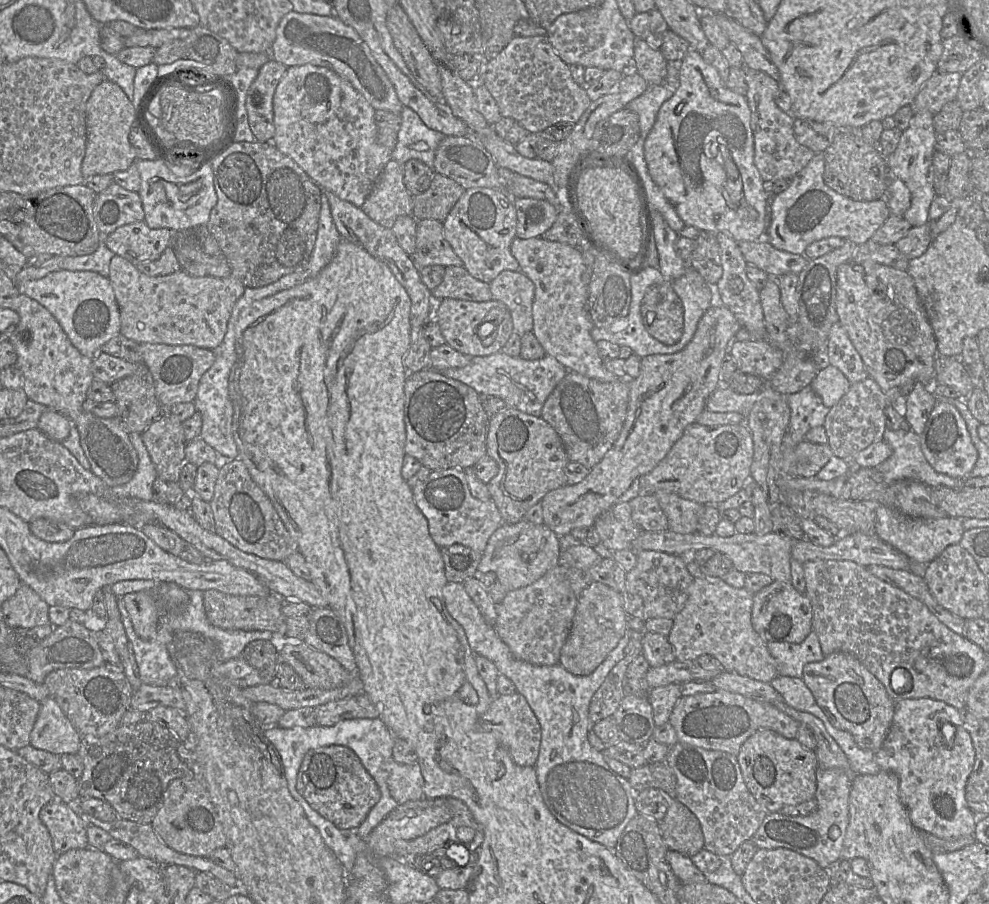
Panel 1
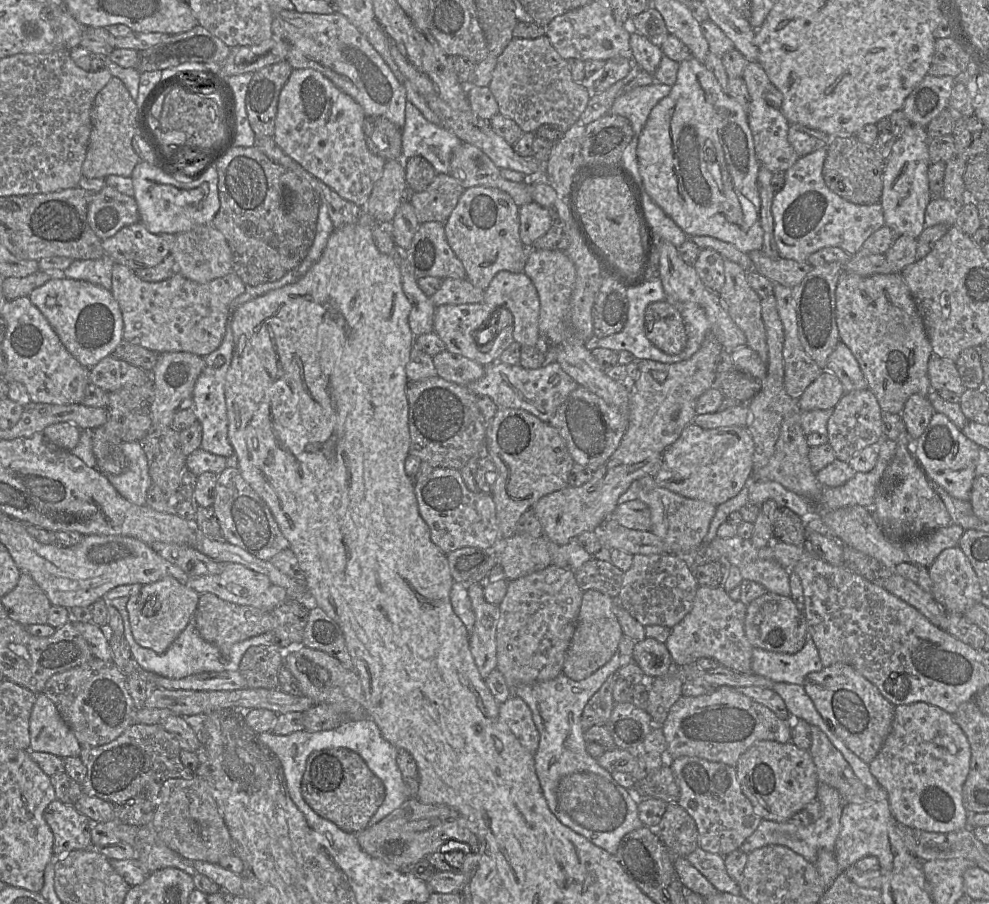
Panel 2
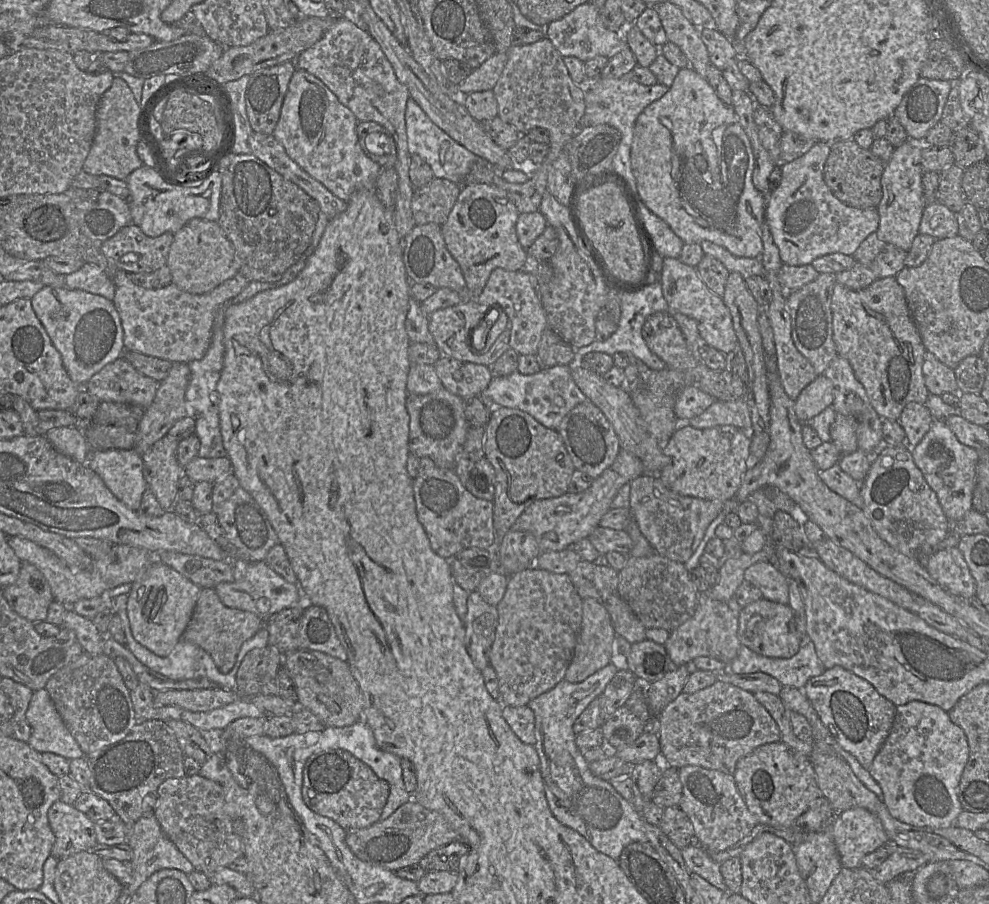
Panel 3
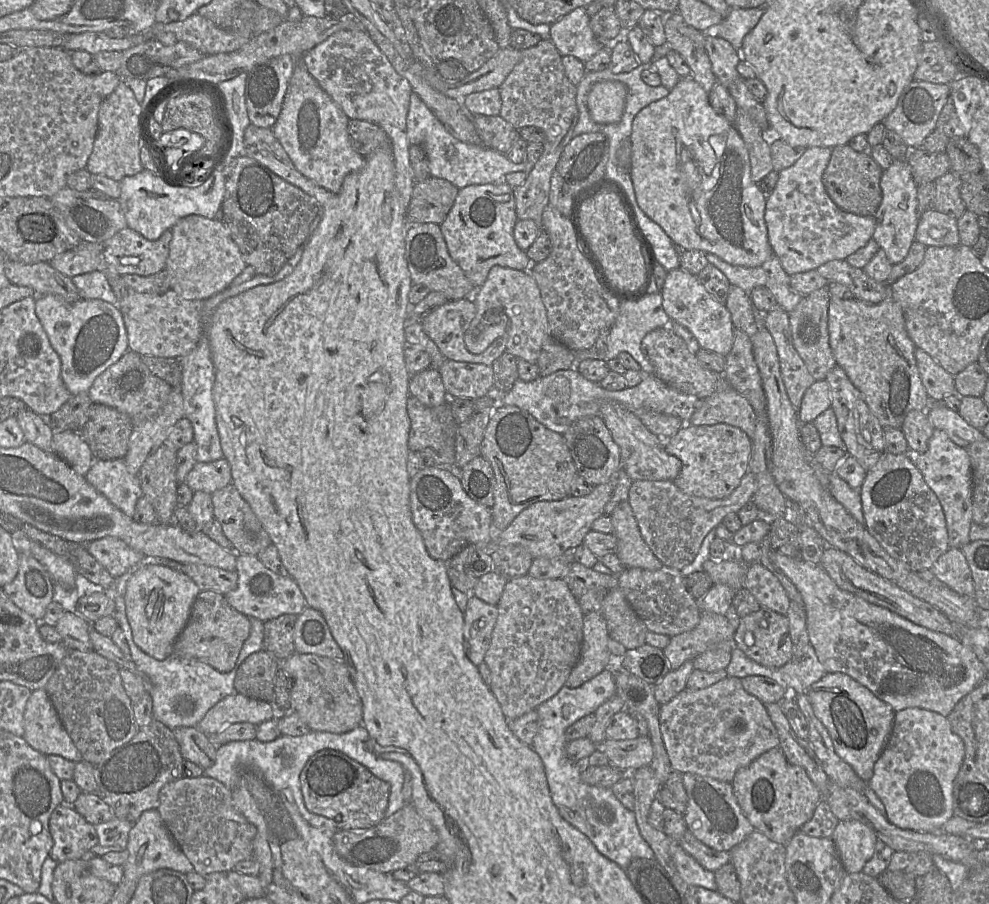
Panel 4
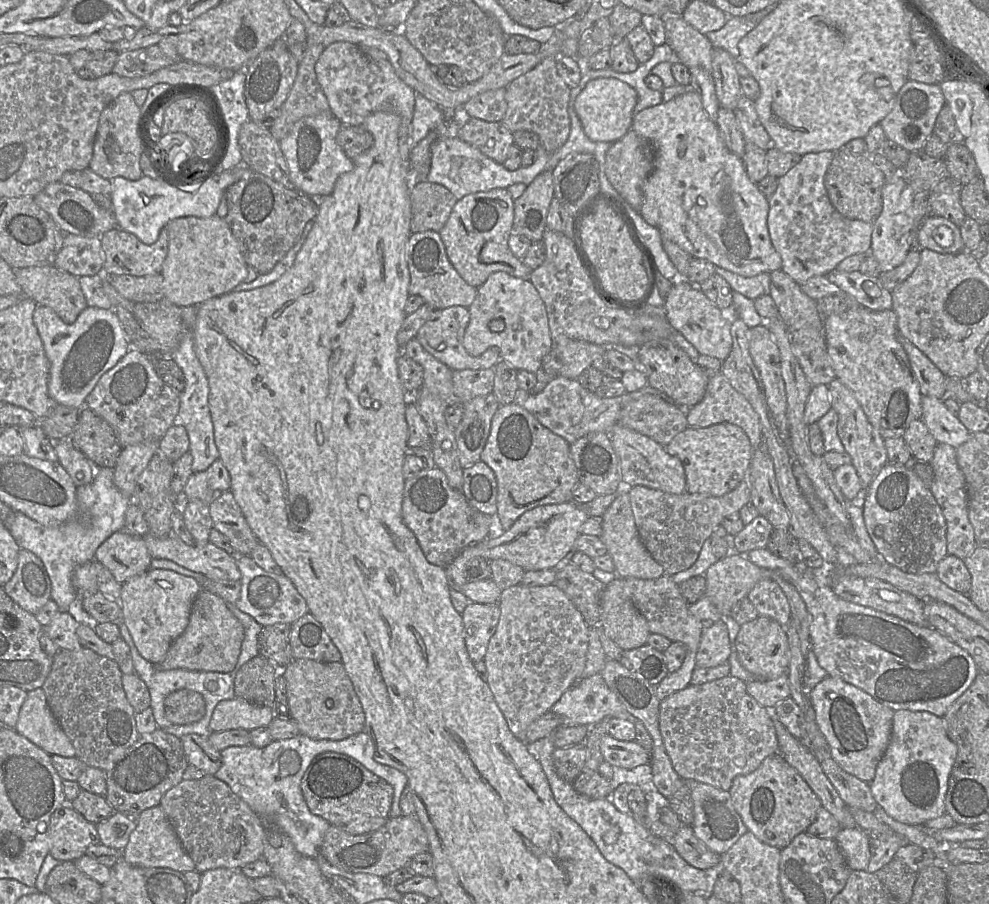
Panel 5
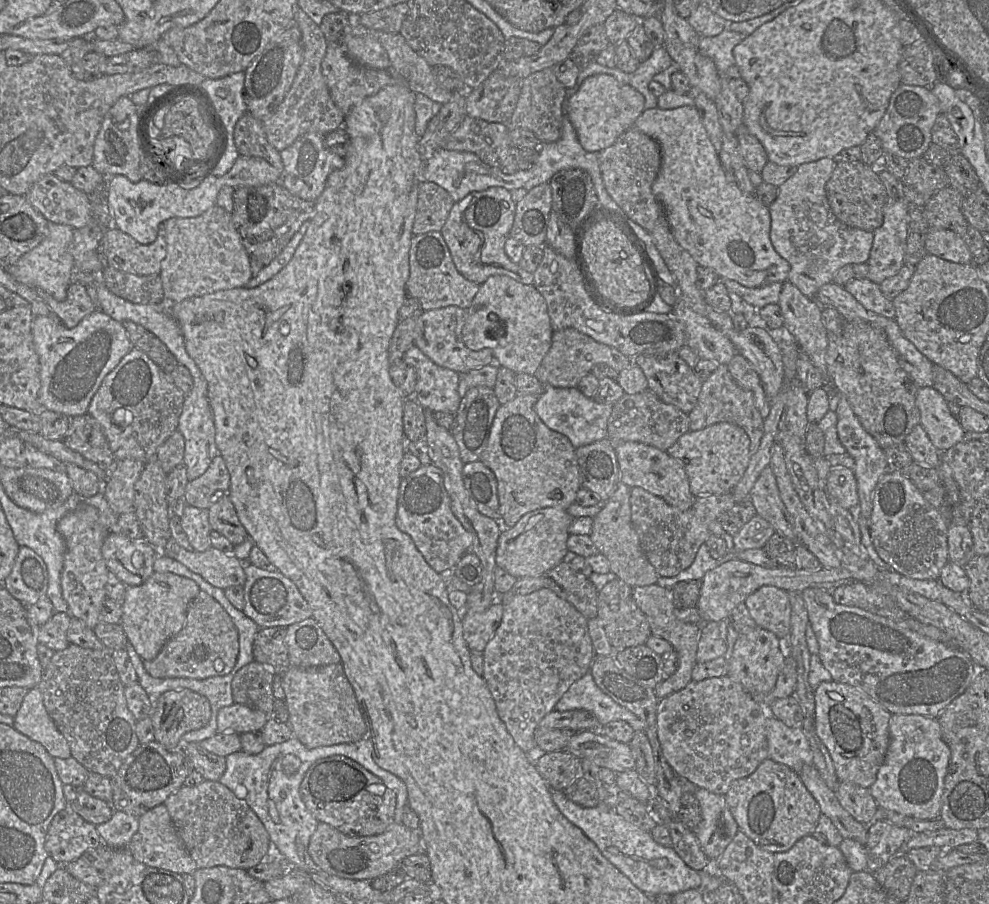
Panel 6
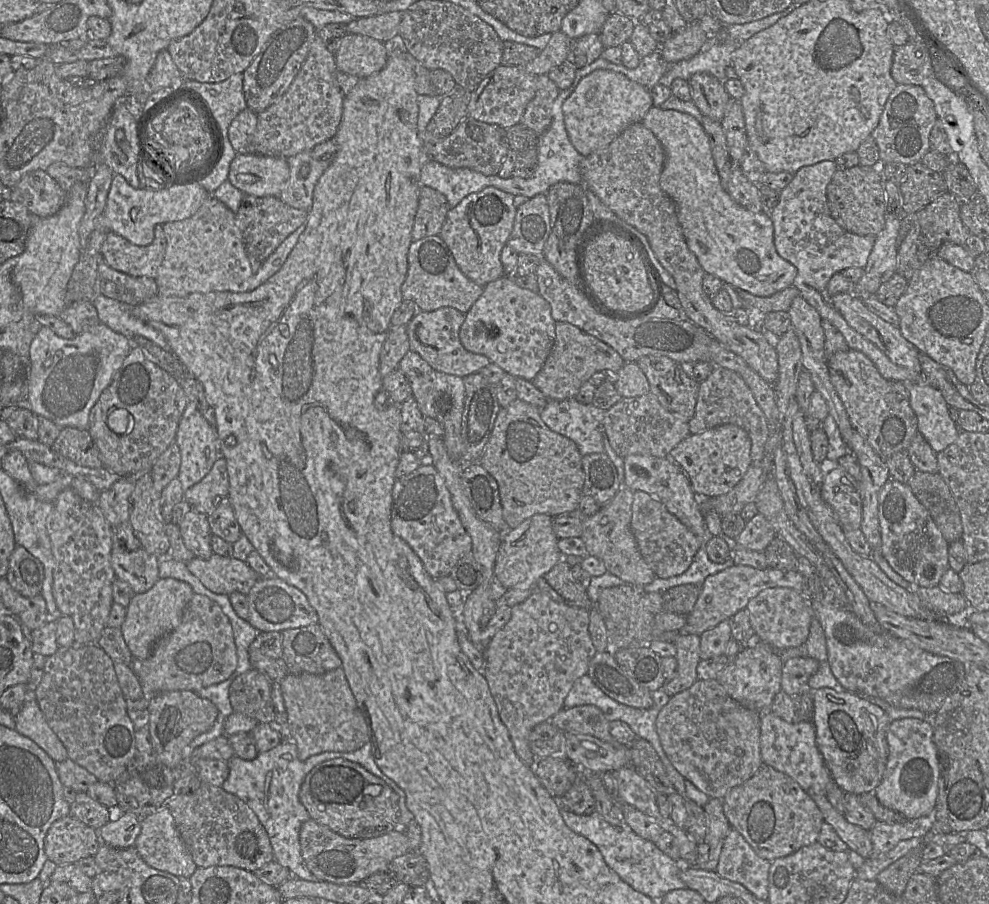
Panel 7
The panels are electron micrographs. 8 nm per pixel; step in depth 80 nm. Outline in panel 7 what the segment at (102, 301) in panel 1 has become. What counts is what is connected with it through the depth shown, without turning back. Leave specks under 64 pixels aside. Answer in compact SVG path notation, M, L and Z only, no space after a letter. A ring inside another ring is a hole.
M98 323L97 325L89 328L87 331L85 331L81 334L75 335L75 337L72 339L61 338L57 334L55 334L49 327L41 326L37 330L35 337L31 343L31 346L30 346L29 365L28 365L27 375L26 375L26 380L27 380L26 406L38 417L45 417L45 418L51 420L52 422L54 422L56 425L58 425L61 428L75 427L78 429L88 429L89 428L90 412L91 412L93 406L98 401L101 393L111 383L114 375L120 369L125 358L130 353L132 346L133 346L133 344L132 344L131 339L124 336L123 334L113 331L112 329L110 329L108 326L106 326L103 323Z

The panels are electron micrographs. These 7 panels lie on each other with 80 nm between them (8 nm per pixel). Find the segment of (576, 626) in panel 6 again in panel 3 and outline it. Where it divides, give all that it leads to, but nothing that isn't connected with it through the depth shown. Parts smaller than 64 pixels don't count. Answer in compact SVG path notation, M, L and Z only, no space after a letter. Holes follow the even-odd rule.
M536 567L509 576L504 597L496 606L498 625L490 651L490 666L496 672L499 702L505 706L526 706L537 696L551 690L565 678L573 658L582 624L583 599L576 591L569 574L557 574Z

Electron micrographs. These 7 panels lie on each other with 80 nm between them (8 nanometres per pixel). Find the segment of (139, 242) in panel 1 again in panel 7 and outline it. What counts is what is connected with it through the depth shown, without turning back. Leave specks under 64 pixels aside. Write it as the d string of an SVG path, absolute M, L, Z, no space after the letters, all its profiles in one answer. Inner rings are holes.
M163 224L154 228L154 240L147 246L137 246L123 236L108 231L101 247L101 255L111 268L134 277L156 279L166 253Z

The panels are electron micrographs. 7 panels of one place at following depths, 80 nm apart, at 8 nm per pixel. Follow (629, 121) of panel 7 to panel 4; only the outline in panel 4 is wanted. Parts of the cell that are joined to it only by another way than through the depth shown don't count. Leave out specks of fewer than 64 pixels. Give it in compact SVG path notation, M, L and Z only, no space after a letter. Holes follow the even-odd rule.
M617 81L595 84L588 95L587 107L597 124L616 124L622 119L627 96L626 86Z

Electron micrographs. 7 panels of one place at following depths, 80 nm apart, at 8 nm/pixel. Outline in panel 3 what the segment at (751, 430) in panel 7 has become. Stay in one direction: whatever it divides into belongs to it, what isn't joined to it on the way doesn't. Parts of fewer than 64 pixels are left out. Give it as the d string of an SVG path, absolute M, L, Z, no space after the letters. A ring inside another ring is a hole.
M717 399L703 413L692 418L690 425L699 429L731 425L750 433L752 422L745 399L728 401Z

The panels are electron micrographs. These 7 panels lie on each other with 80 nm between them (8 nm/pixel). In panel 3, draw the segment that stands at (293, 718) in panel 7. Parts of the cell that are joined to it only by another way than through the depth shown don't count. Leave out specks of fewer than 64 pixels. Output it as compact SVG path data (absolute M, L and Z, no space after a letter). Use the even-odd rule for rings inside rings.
M296 649L284 654L283 666L292 677L300 708L310 710L325 727L344 727L362 719L364 696L347 661L317 650Z

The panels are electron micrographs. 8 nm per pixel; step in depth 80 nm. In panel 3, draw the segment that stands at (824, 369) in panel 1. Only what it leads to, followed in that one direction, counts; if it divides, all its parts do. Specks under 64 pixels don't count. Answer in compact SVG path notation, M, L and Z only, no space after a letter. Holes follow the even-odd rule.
M824 374L808 384L795 400L795 412L799 421L807 420L832 406L834 401L833 384Z

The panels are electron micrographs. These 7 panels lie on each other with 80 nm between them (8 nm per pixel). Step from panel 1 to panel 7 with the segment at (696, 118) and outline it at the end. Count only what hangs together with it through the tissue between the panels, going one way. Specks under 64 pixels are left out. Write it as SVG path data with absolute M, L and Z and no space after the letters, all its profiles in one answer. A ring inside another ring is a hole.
M655 106L648 110L641 123L652 131L665 151L660 187L675 202L686 243L704 271L717 276L723 283L760 297L771 296L791 286L797 275L797 269L777 253L770 215L764 211L753 213L746 210L722 187L710 142L701 123L688 113L663 110Z

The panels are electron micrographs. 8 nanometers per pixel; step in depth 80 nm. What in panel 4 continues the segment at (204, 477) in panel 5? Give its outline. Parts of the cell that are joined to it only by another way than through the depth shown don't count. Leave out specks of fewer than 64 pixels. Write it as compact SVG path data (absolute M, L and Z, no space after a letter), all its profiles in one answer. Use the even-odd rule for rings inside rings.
M225 458L208 463L197 462L188 473L185 483L194 492L203 491L212 495L232 483L230 464Z

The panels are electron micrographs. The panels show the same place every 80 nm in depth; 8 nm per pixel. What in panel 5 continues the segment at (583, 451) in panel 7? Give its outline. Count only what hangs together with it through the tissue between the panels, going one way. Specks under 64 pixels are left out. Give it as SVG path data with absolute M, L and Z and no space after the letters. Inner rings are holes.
M557 376L538 394L533 395L530 391L518 389L513 403L525 408L541 425L562 437L571 445L589 433L603 432L610 434L612 428L617 424L622 408L630 401L635 401L645 394L665 398L658 390L648 384L638 391L626 392L619 397L602 398L583 388L578 380Z

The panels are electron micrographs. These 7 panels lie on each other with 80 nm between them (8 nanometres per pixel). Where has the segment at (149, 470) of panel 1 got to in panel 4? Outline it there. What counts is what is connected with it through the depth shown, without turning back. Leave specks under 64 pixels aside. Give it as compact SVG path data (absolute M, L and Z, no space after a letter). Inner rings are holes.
M124 458L95 460L85 476L98 492L129 517L143 495L138 475L131 474Z

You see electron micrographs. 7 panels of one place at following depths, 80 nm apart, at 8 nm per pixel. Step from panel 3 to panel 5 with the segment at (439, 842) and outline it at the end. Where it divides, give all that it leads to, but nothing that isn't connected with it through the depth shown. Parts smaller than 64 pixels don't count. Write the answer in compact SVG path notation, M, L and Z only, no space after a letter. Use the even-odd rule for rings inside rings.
M400 815L390 818L378 830L366 834L350 834L330 824L319 850L329 863L341 870L385 877L409 865L411 859L417 854L429 852L429 841L422 824L415 815Z

